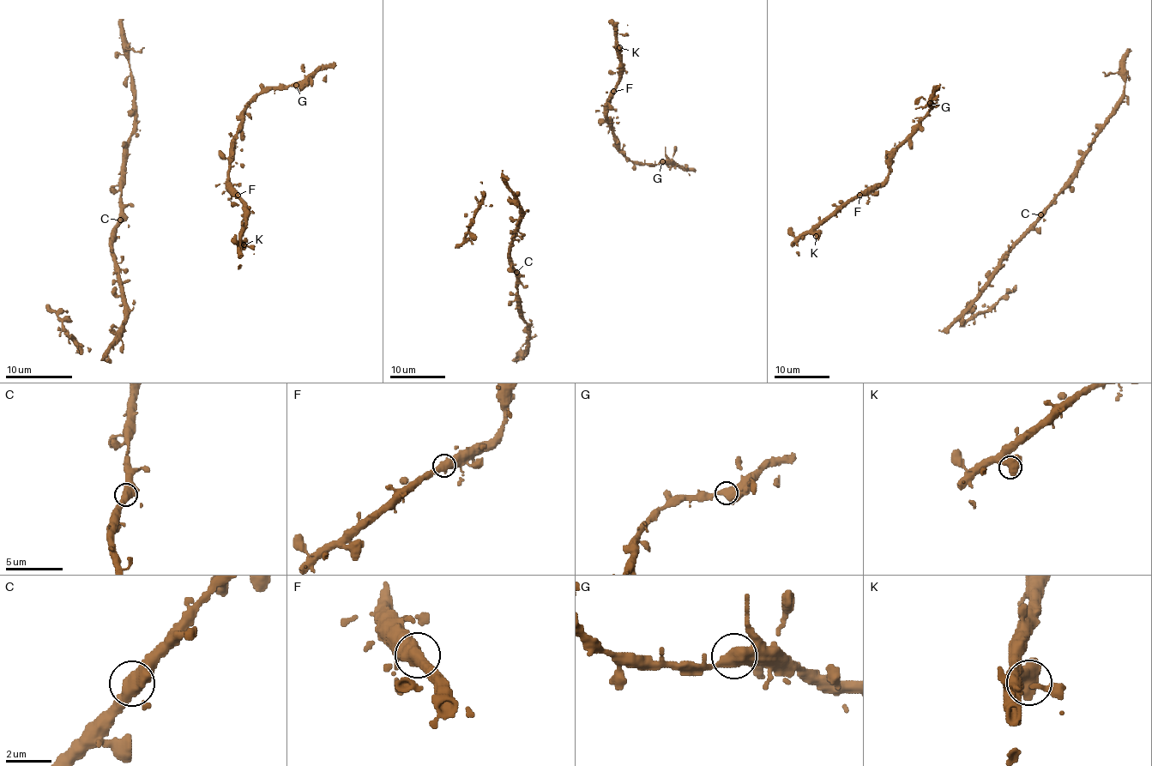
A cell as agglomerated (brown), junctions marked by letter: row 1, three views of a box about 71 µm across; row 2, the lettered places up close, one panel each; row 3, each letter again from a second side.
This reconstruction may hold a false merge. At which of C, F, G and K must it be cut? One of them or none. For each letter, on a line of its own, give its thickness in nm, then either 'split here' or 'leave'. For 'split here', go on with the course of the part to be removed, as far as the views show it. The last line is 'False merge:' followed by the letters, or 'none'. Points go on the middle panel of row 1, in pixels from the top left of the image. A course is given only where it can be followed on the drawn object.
C: calibre 550 nm; leave
F: calibre 500 nm; leave
G: calibre 550 nm; leave
K: calibre 500 nm; leave
False merge: none

